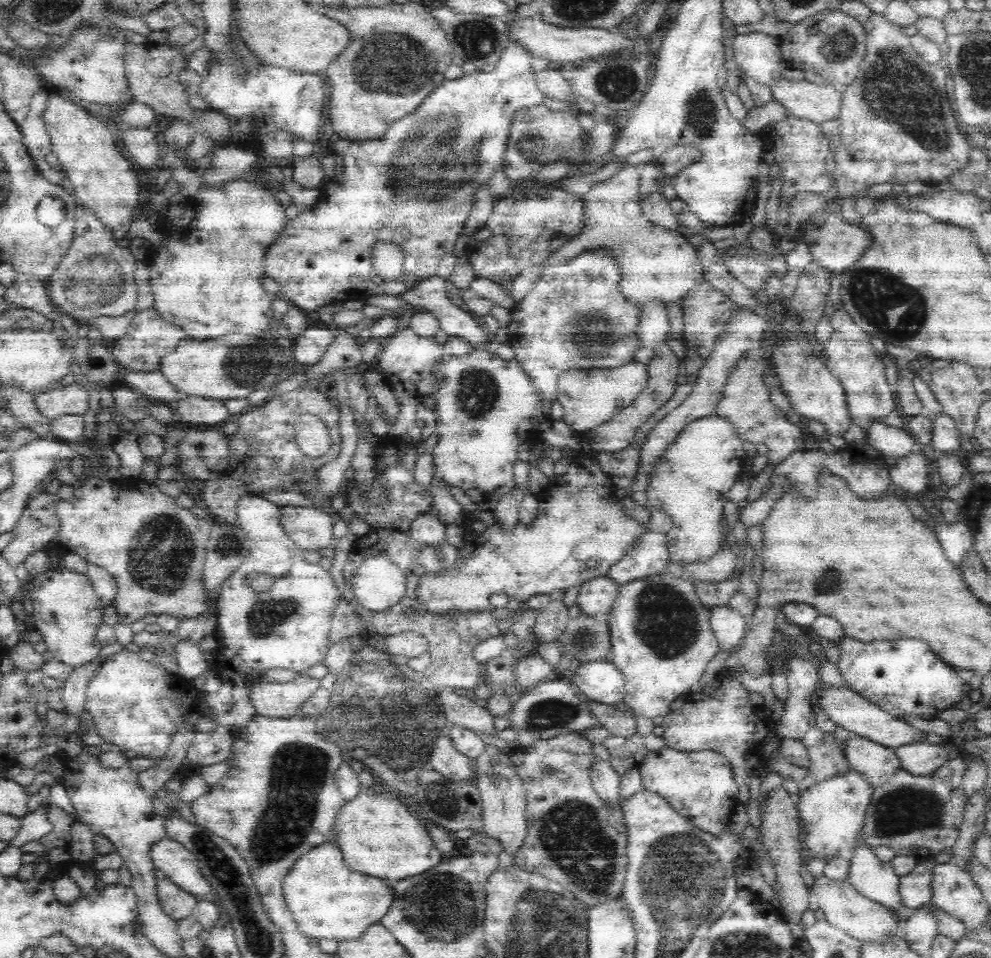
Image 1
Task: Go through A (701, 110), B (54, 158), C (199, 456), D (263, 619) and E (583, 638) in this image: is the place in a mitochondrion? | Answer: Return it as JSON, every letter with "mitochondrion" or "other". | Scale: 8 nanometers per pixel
{"A":"mitochondrion","B":"other","C":"mitochondrion","D":"mitochondrion","E":"mitochondrion"}

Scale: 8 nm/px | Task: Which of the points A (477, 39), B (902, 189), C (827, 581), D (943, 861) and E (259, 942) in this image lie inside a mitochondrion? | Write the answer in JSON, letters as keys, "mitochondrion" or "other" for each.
{"A":"mitochondrion","B":"other","C":"mitochondrion","D":"other","E":"mitochondrion"}

